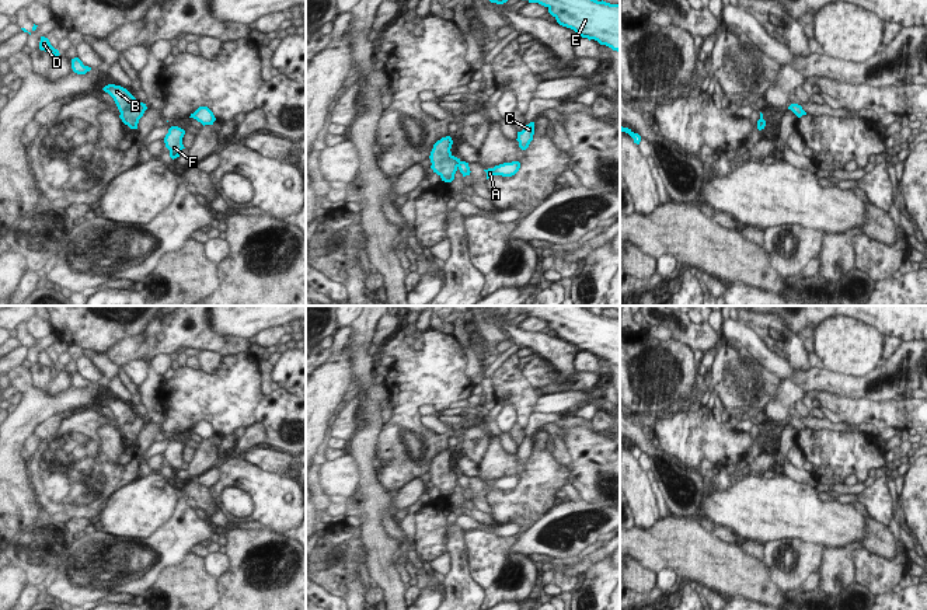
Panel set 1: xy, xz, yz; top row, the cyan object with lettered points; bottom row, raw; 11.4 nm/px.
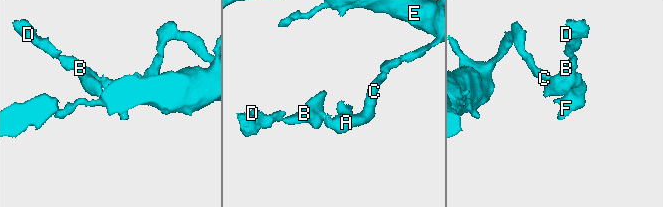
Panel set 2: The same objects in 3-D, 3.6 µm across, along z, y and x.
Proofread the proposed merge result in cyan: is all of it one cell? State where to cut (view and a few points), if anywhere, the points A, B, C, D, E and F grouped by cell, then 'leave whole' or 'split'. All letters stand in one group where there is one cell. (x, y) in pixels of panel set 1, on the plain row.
xz (460, 476), (457, 480) | A C E F / B D | split

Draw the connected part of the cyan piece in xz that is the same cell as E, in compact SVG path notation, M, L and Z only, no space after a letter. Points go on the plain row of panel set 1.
M487 306L485 313L503 318L512 309L547 321L560 339L582 352L620 366L620 318L597 316L585 306Z

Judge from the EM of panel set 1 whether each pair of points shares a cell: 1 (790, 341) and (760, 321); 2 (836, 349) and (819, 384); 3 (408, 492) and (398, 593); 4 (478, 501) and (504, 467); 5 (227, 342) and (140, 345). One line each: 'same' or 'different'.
1: same
2: different
3: different
4: different
5: same

